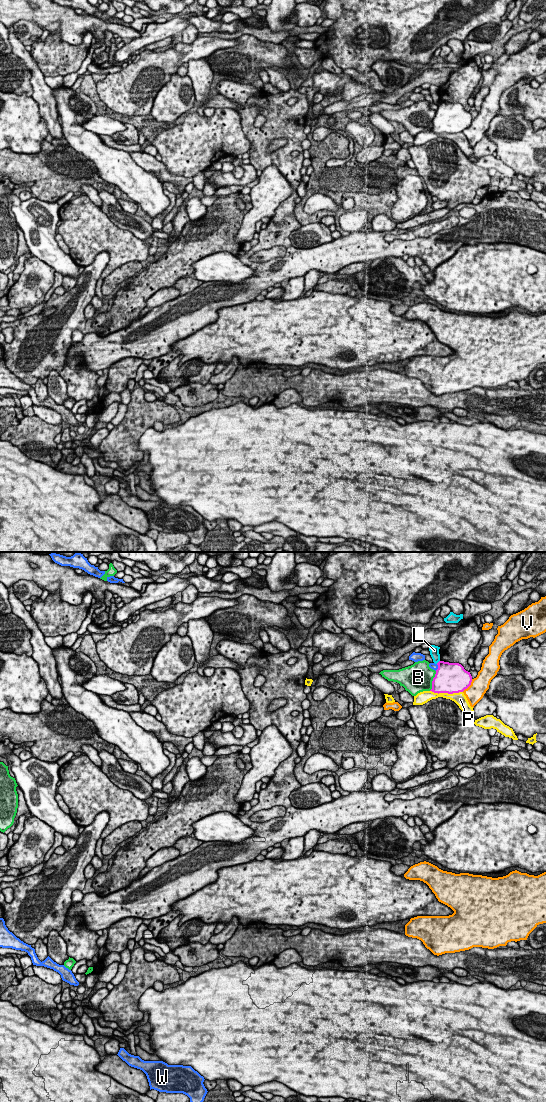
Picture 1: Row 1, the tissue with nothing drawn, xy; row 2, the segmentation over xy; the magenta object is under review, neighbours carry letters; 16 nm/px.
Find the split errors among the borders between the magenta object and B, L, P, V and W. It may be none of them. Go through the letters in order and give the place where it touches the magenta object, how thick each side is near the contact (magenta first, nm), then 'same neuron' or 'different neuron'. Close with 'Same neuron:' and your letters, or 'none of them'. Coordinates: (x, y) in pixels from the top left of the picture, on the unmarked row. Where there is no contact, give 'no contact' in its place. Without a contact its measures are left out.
B: xy (432, 121) | 420/460 nm | different neuron
L: xy (438, 102) | 380/160 nm | different neuron
P: xy (446, 132) | 480/190 nm | different neuron
V: xy (468, 126) | 440/300 nm | different neuron
W: xy (438, 107) | 480/100 nm | different neuron
Same neuron: none of them

